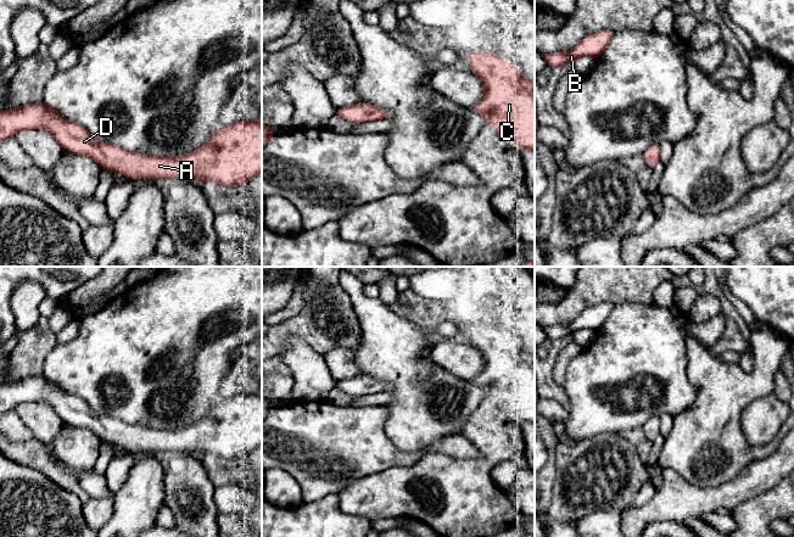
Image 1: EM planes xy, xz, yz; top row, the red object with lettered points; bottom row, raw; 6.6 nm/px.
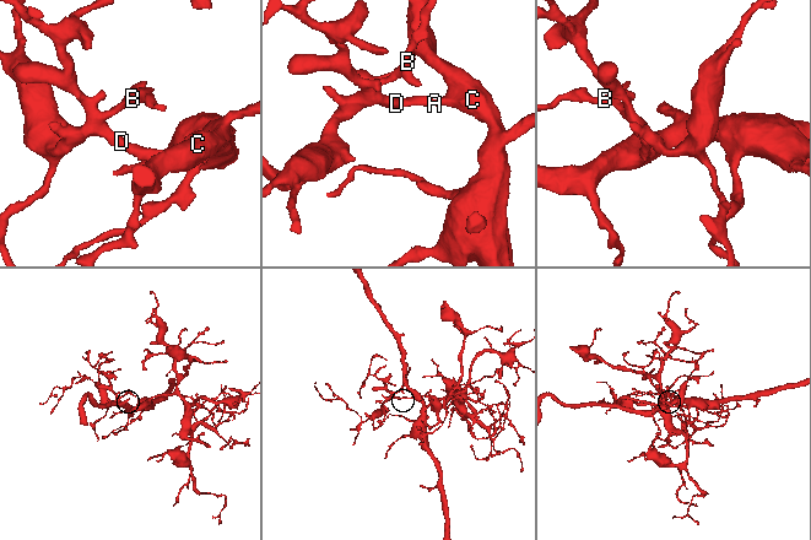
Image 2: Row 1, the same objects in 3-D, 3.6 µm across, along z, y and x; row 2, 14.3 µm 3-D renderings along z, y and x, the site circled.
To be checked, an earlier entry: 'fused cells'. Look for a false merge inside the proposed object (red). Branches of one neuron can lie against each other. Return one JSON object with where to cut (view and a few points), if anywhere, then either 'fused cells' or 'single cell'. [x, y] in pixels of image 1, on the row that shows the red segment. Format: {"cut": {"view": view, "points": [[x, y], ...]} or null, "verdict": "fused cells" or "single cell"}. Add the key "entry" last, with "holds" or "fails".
{"cut": null, "verdict": "single cell", "entry": "fails"}

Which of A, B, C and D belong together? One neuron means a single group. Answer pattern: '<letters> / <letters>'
A B C D

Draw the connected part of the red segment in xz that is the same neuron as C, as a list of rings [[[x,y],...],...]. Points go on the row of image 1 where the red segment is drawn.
[[[470,52],[466,61],[485,86],[482,100],[470,110],[482,116],[498,135],[511,139],[520,149],[535,152],[535,84],[526,80],[519,68],[496,54]]]

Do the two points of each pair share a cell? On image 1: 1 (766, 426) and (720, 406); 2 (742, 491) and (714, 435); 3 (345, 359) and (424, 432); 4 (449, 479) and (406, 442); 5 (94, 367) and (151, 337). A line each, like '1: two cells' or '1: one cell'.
1: two cells
2: two cells
3: two cells
4: two cells
5: one cell

